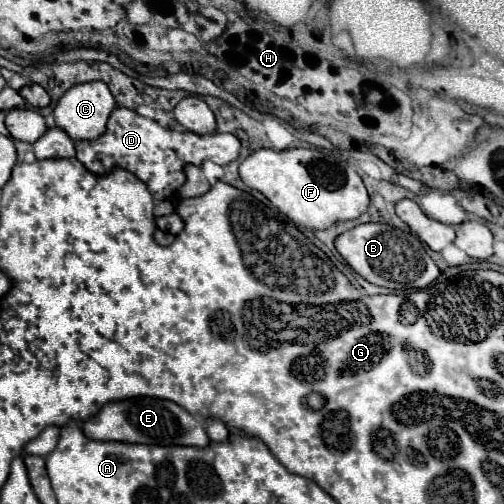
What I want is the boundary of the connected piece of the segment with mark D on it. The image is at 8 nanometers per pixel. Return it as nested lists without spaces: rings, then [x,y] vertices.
[[[116,108],[110,118],[108,118],[108,124],[106,124],[106,132],[94,140],[80,140],[76,142],[76,158],[94,174],[108,174],[112,168],[120,166],[120,168],[126,168],[130,170],[134,176],[138,176],[150,190],[150,194],[154,196],[154,200],[170,200],[178,188],[182,186],[182,182],[186,182],[186,176],[184,176],[184,166],[186,164],[196,164],[200,166],[202,160],[212,160],[220,166],[224,164],[230,164],[232,160],[236,160],[240,154],[240,140],[234,136],[234,134],[220,134],[220,132],[214,132],[214,134],[204,134],[204,136],[198,136],[194,132],[176,132],[176,130],[170,130],[170,128],[164,128],[160,126],[156,120],[148,120],[140,114],[136,114],[134,110],[128,110],[128,108]]]

